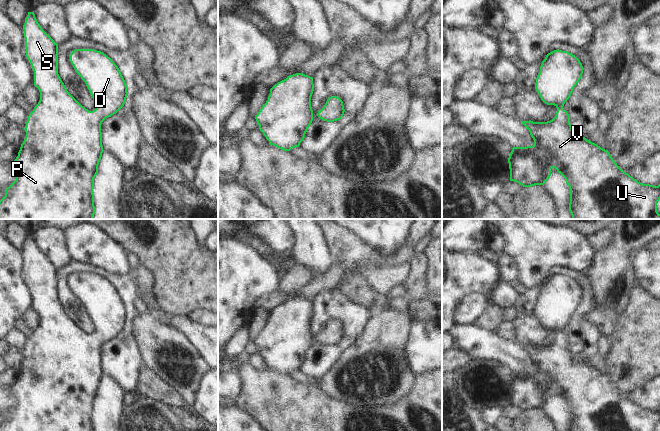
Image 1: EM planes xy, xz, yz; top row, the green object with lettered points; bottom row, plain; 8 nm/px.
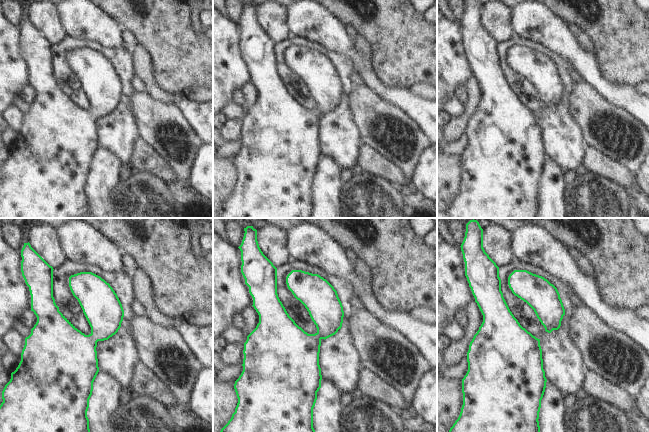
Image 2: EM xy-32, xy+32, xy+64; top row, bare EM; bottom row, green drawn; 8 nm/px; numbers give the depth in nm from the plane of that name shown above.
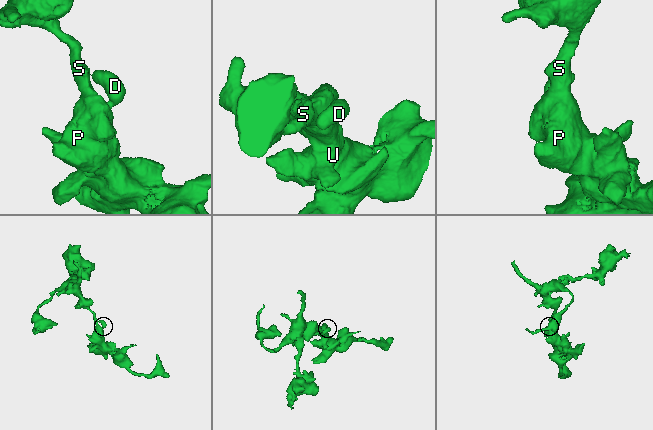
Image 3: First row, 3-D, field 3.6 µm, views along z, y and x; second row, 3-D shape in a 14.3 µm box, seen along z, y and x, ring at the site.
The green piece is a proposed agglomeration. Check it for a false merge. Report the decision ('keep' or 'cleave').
keep

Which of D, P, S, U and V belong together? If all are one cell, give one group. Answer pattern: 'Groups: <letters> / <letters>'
Groups: D P S U V

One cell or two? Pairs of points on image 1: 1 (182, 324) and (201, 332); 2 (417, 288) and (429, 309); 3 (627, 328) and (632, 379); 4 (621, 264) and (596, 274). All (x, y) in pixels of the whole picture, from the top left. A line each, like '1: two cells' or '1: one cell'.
1: one cell
2: two cells
3: one cell
4: one cell

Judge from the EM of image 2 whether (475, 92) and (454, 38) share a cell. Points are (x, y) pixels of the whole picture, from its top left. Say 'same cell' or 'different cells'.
different cells

